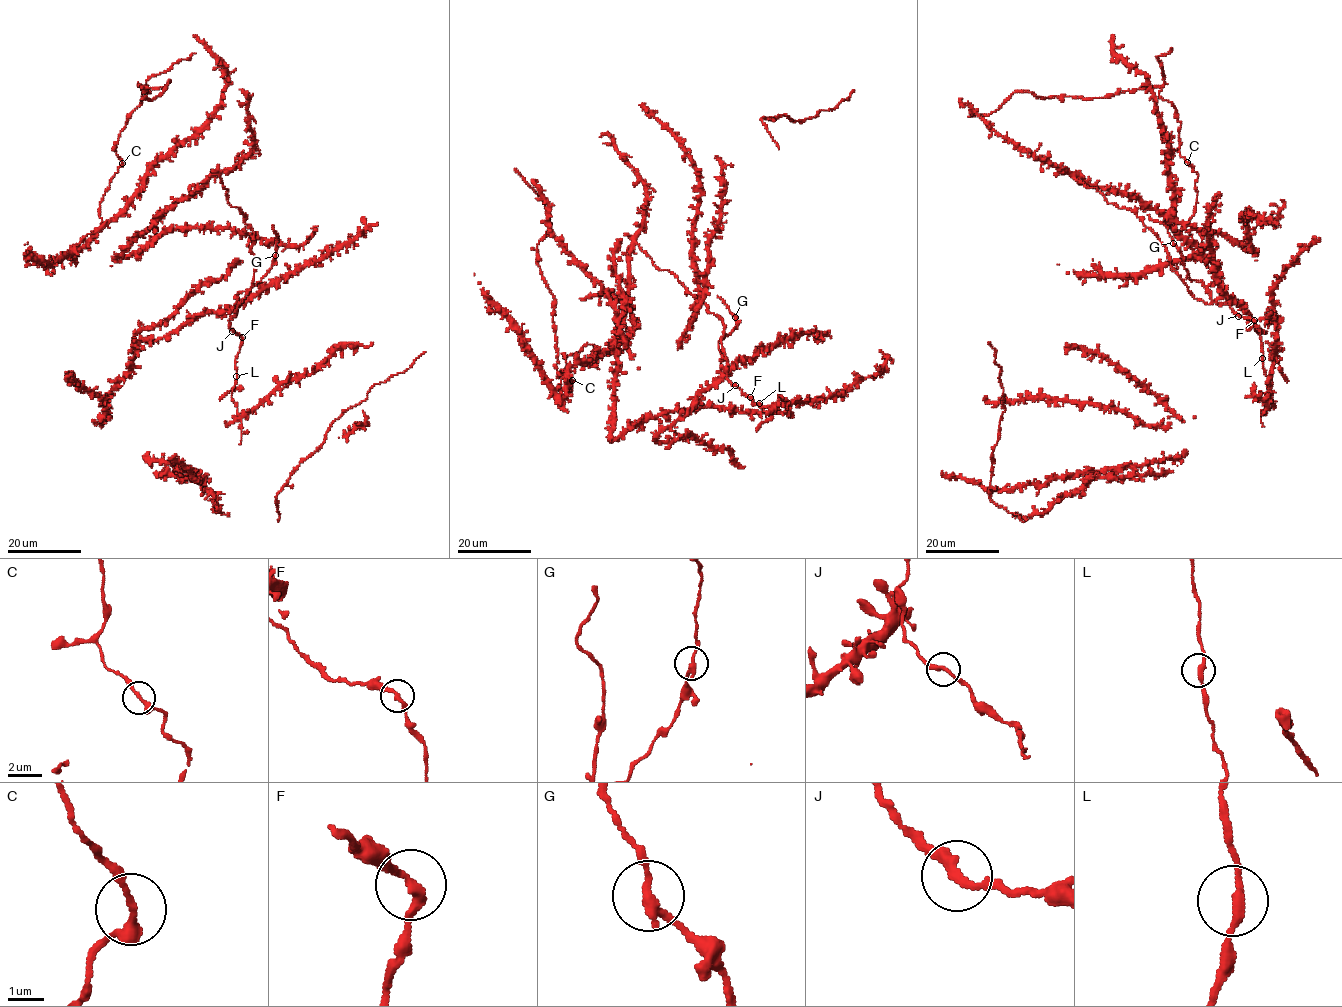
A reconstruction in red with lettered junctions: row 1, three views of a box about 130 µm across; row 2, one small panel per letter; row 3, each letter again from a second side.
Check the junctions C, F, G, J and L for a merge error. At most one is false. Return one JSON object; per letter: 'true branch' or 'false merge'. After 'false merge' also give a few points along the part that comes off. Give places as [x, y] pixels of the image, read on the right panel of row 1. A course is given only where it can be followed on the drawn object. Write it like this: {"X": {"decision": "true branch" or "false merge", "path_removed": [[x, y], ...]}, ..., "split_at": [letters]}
{"C": {"decision": "true branch"}, "F": {"decision": "true branch"}, "G": {"decision": "true branch"}, "J": {"decision": "true branch"}, "L": {"decision": "true branch"}, "split_at": []}

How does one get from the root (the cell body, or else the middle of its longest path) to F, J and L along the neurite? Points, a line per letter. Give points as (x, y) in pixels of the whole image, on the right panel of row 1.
F: (1194, 296), (1207, 304), (1227, 303), (1240, 317), (1254, 320)
J: (1194, 296), (1207, 304), (1227, 303), (1238, 316)
L: (1194, 296), (1207, 304), (1227, 303), (1240, 317), (1256, 321), (1262, 358)

